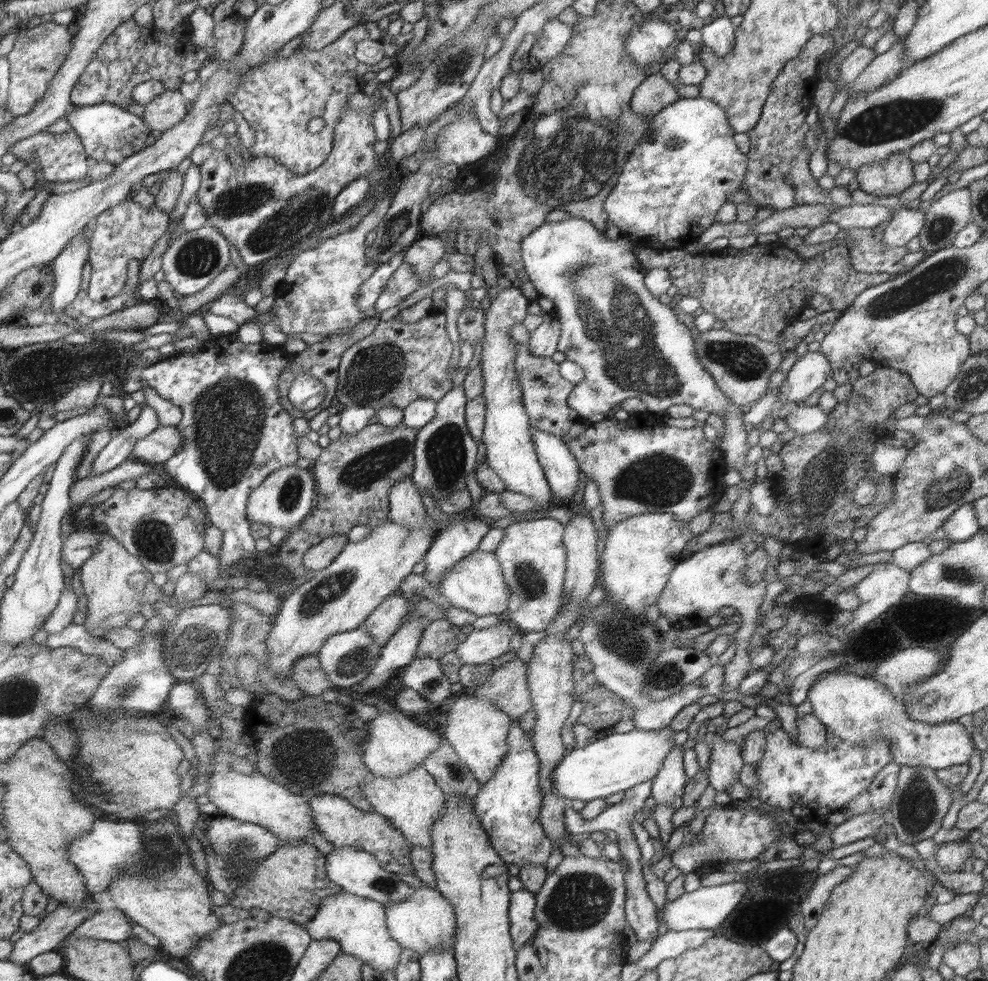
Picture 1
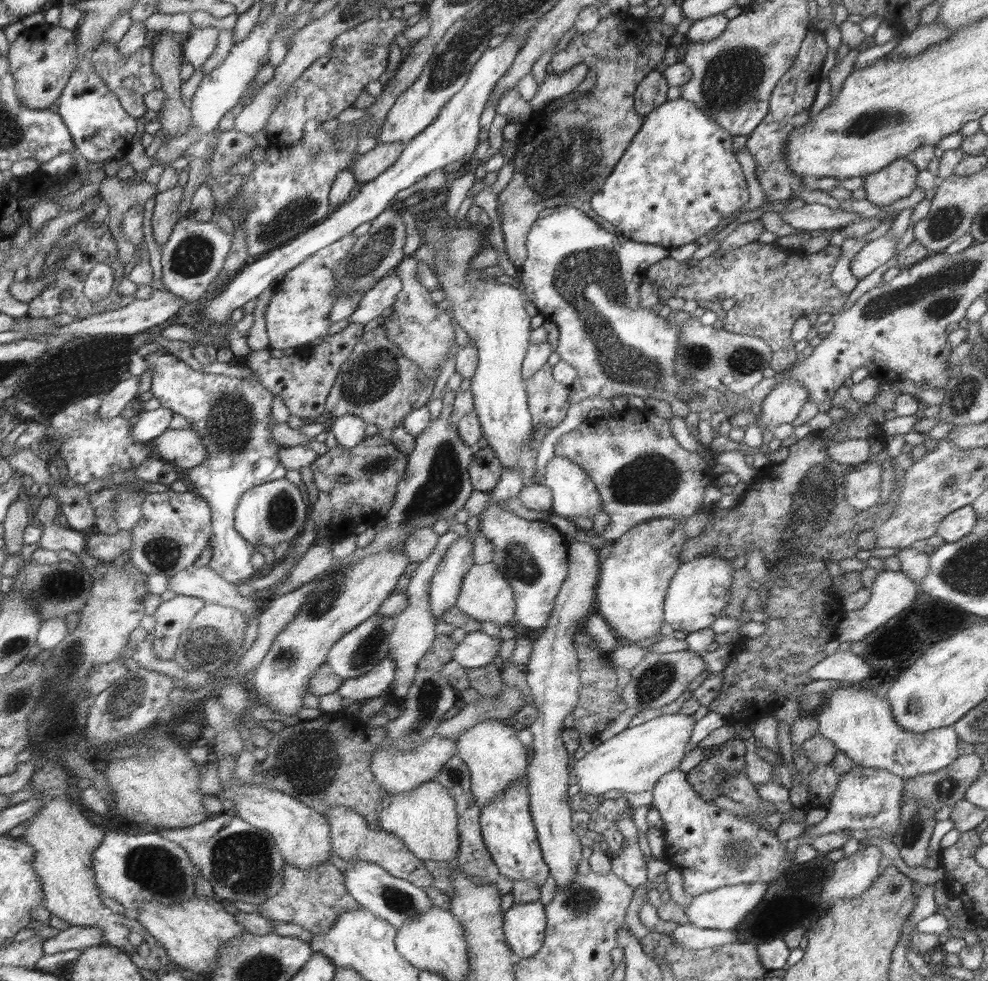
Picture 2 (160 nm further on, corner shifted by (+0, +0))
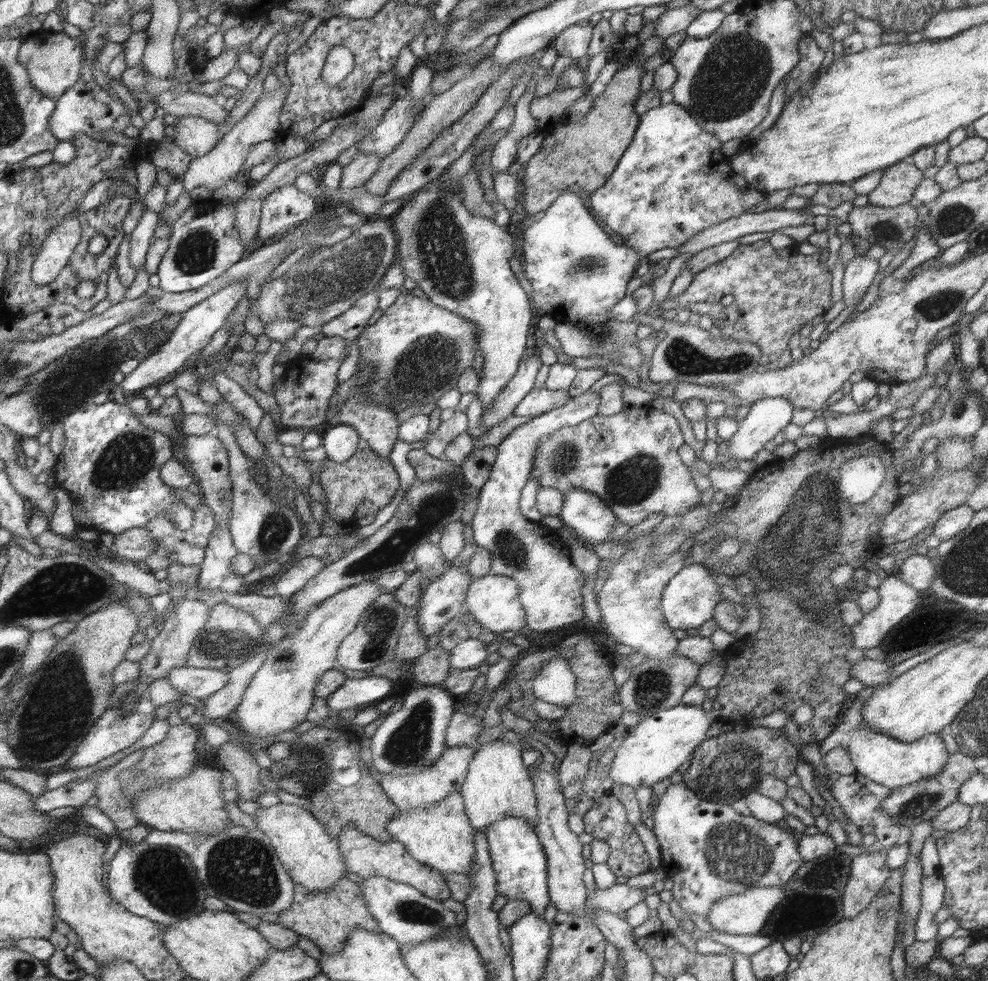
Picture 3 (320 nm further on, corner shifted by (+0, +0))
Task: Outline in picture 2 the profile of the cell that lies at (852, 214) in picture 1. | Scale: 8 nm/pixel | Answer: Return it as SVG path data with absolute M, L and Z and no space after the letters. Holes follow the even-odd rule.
M819 203L805 204L795 210L780 212L782 220L792 228L811 232L842 229L853 220L861 217L857 212L846 212L842 209L832 210Z

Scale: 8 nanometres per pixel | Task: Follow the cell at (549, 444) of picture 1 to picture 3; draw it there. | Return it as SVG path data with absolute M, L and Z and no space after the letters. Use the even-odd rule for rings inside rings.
M573 488L564 493L563 507L558 518L584 544L598 544L608 540L608 535L619 523L612 511L593 492Z

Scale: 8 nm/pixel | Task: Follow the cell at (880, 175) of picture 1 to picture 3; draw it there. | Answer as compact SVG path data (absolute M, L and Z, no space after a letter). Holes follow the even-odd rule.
M897 162L886 169L877 188L867 195L869 204L892 208L913 203L914 191L922 180L923 172L913 162Z

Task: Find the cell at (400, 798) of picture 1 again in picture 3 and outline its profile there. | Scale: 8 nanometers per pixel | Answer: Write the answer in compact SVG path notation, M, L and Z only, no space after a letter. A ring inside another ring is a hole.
M459 791L452 792L444 800L430 806L399 811L391 820L388 829L393 835L393 840L403 842L414 859L442 875L468 875L468 871L472 869L472 857L476 853L475 828L465 813Z

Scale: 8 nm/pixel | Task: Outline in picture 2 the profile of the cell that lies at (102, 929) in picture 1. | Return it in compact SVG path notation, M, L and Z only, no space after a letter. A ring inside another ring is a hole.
M70 926L67 930L60 931L54 938L46 939L42 944L42 951L44 955L50 955L67 950L82 950L98 945L102 936L104 933L98 927Z

